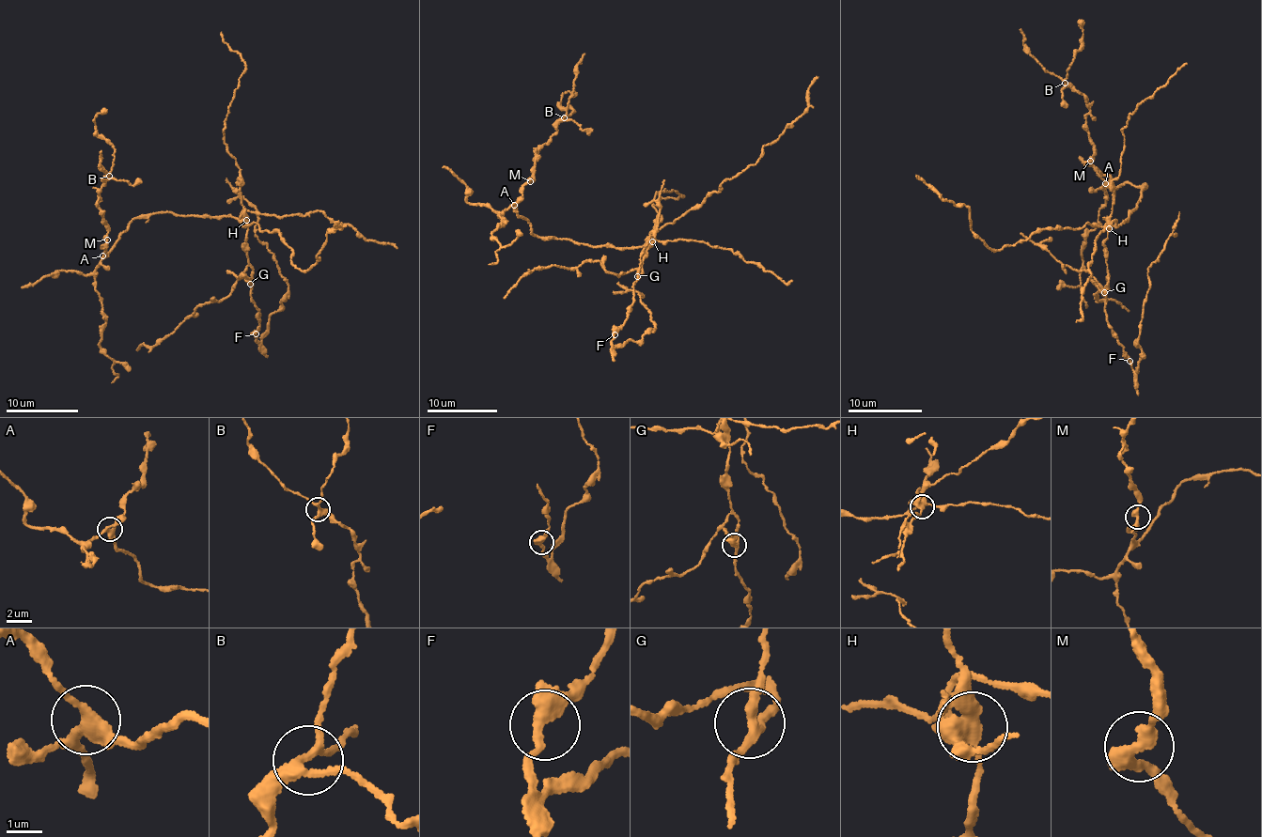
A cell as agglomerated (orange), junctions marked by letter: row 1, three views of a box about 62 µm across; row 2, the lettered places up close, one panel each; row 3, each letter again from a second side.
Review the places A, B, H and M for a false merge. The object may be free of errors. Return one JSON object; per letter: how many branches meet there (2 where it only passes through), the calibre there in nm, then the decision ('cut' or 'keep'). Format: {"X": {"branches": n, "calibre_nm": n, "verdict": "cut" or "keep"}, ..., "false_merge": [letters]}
{"A": {"branches": 4, "calibre_nm": 320, "verdict": "keep"}, "B": {"branches": 4, "calibre_nm": 260, "verdict": "keep"}, "H": {"branches": 4, "calibre_nm": 360, "verdict": "cut"}, "M": {"branches": 3, "calibre_nm": 320, "verdict": "keep"}, "false_merge": ["H"]}

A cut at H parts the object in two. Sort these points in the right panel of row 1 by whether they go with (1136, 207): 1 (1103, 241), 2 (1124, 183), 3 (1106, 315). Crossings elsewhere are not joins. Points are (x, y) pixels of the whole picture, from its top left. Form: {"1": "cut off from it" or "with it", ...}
{"1": "cut off from it", "2": "with it", "3": "cut off from it"}

